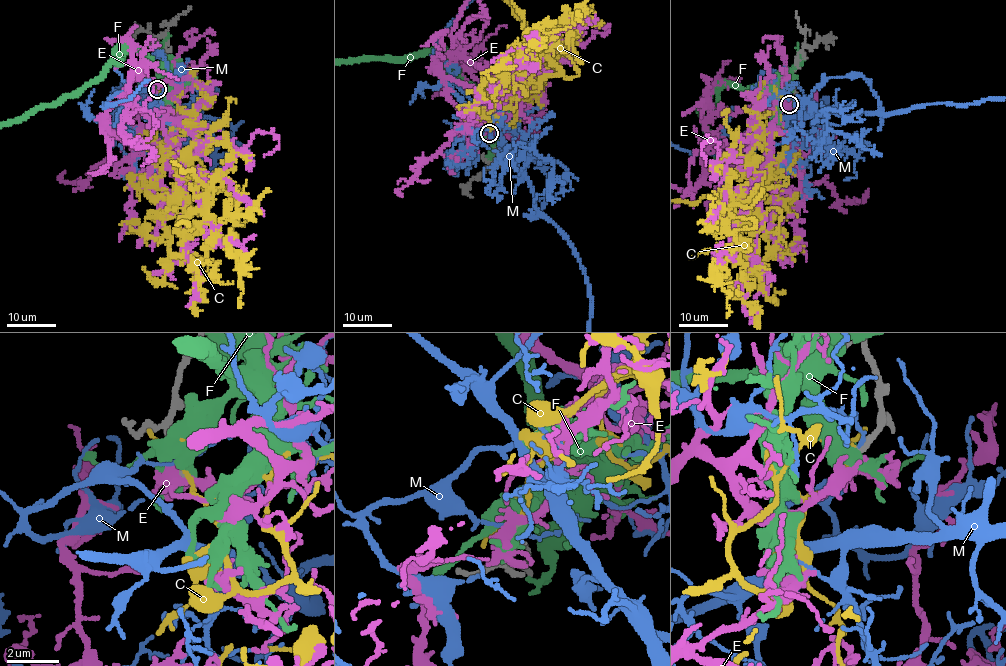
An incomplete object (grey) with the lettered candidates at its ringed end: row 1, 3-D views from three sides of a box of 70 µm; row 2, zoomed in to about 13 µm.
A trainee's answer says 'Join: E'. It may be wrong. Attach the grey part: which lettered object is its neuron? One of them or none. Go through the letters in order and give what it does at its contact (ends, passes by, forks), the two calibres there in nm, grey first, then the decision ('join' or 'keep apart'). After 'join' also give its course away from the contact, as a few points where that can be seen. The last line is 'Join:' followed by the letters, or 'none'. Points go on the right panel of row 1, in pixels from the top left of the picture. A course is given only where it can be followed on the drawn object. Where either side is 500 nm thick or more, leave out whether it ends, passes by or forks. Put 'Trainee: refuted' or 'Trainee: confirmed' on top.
Trainee: confirmed
C: it forks; calibres 320 and 140 nm; keep apart
E: it forks; calibres 300 and 360 nm; join
F: it forks; calibres 320 and 380 nm; keep apart
M: it passes by; calibres 340 and 130 nm; keep apart
Join: E

